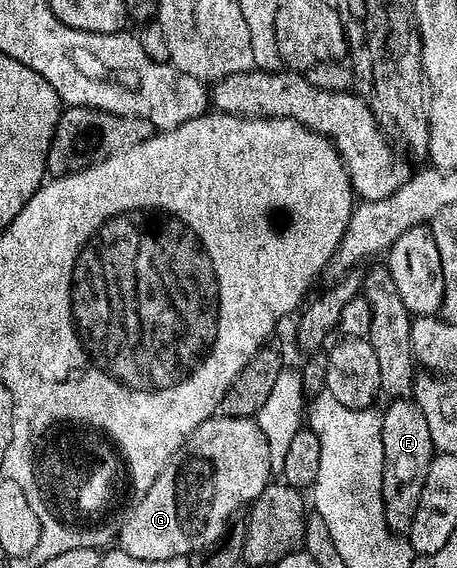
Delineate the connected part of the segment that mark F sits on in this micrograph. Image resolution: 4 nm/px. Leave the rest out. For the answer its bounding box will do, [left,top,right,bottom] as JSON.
[381,400,435,535]

